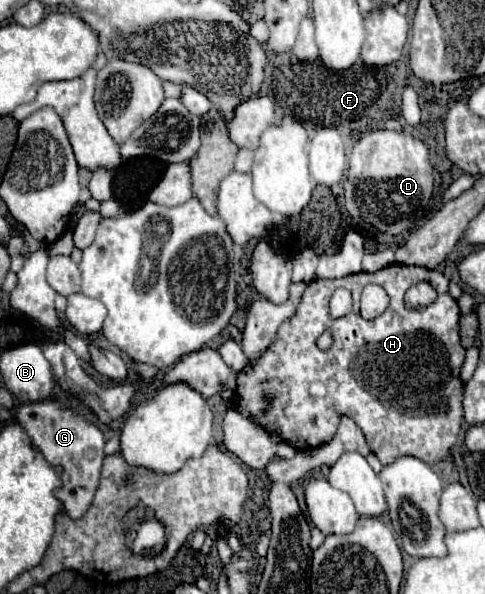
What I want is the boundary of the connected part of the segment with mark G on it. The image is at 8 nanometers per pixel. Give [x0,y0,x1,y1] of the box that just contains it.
[16,399,104,519]

